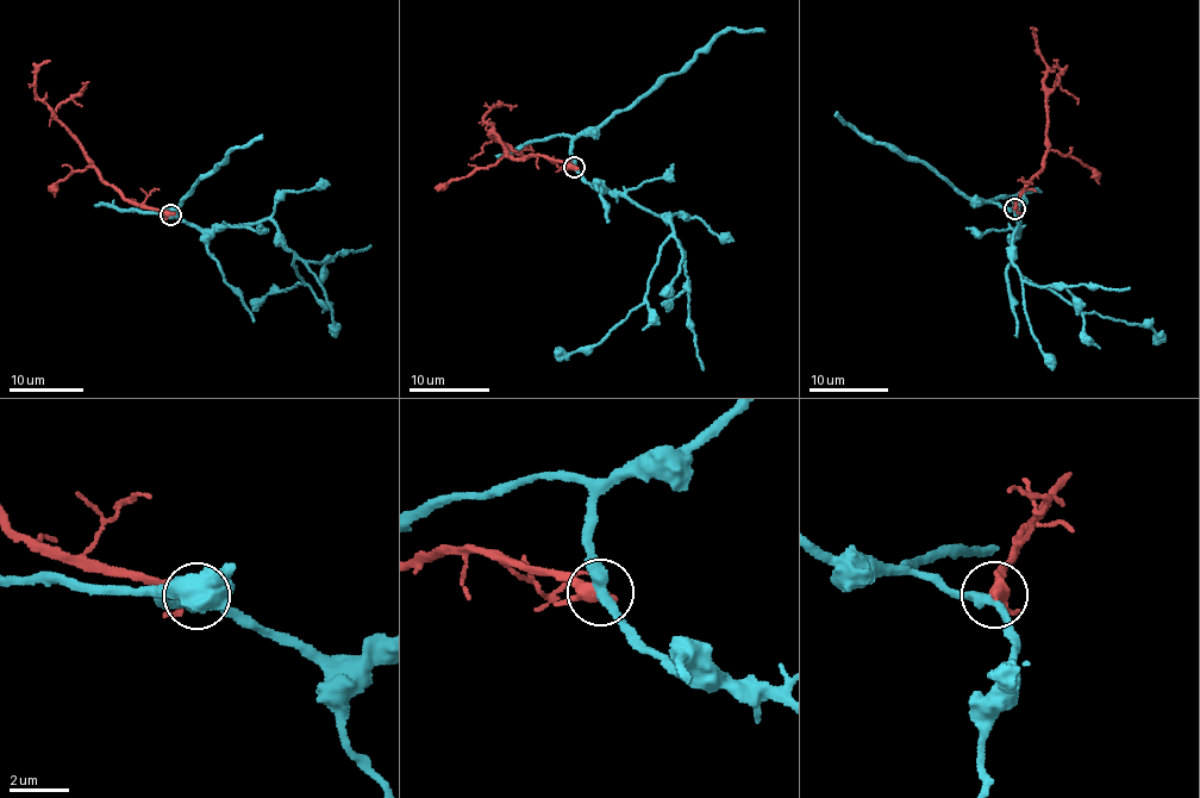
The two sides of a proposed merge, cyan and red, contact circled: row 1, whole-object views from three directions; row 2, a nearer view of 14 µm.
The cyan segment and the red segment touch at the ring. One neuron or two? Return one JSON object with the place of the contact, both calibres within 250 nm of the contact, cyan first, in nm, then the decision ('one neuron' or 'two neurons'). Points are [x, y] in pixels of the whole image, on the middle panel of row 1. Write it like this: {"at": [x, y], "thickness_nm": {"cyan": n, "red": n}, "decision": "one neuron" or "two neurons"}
{"at": [574, 167], "thickness_nm": {"cyan": 320, "red": 400}, "decision": "two neurons"}

